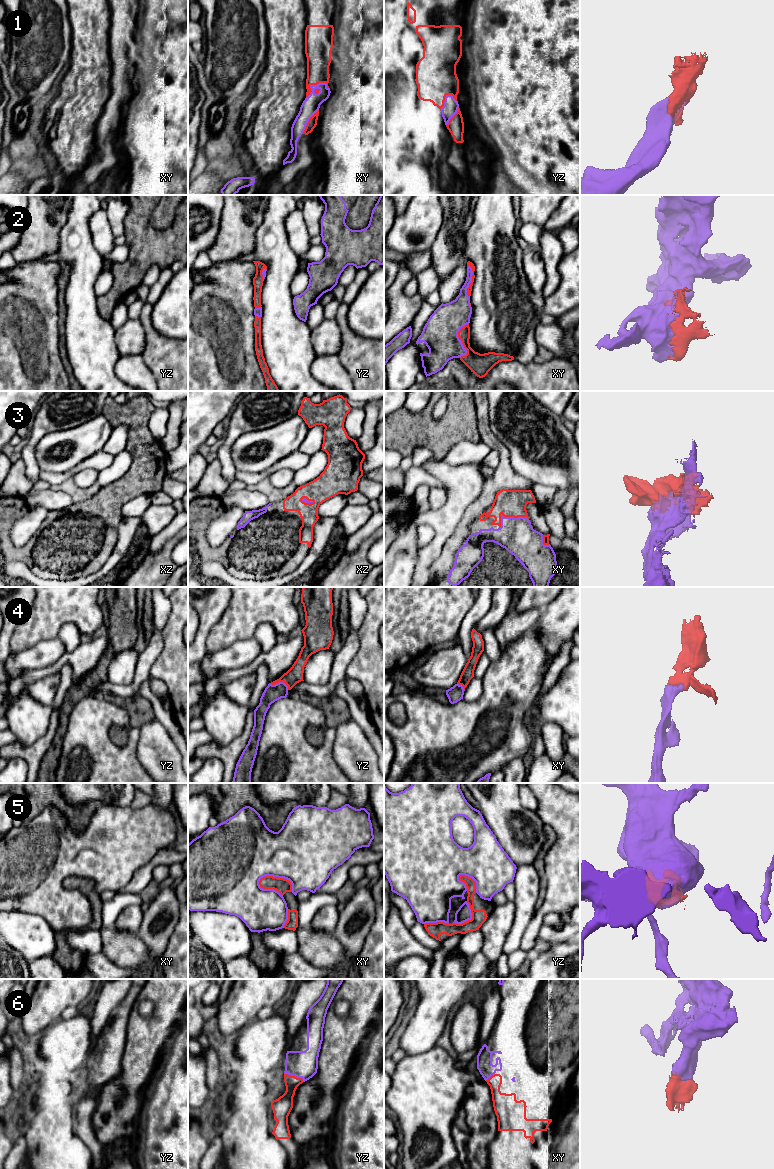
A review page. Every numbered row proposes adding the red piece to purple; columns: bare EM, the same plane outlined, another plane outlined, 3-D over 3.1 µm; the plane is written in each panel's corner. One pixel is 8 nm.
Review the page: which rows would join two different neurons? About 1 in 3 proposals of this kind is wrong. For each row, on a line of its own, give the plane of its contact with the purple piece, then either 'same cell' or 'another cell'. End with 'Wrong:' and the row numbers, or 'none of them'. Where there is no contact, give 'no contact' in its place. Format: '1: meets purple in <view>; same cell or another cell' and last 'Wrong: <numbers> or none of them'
1: meets purple in xy; same cell
2: meets purple in xy; same cell
3: meets purple in xy; same cell
4: meets purple in yz; same cell
5: meets purple in xy; another cell
6: meets purple in yz; same cell
Wrong: 5

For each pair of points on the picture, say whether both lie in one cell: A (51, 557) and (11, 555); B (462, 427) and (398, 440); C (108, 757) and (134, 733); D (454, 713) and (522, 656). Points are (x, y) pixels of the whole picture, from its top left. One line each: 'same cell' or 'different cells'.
A: same cell
B: same cell
C: same cell
D: same cell

